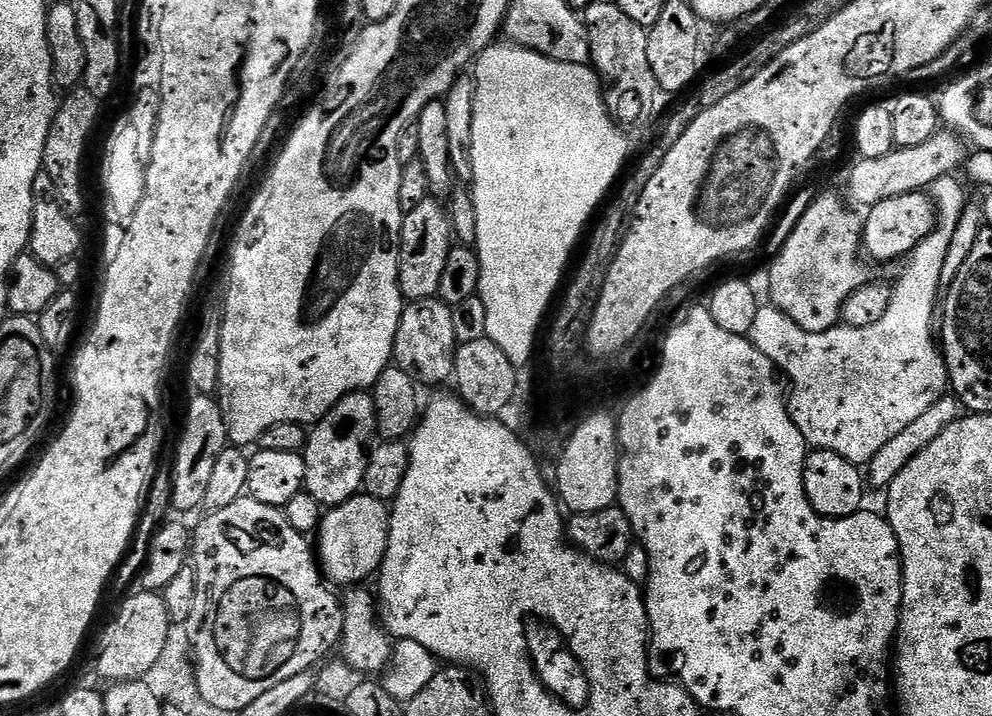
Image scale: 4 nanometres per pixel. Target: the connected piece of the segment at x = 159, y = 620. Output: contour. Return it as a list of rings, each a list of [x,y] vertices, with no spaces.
[[[137,590],[120,608],[120,613],[108,624],[100,636],[100,653],[96,656],[96,668],[107,682],[125,684],[128,680],[144,680],[155,669],[168,648],[168,631],[173,631],[166,602],[158,592]]]

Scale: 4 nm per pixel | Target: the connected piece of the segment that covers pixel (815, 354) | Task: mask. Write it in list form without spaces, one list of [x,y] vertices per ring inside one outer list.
[[[955,175],[938,178],[938,182],[926,189],[936,206],[936,227],[907,257],[908,265],[904,273],[891,285],[892,297],[888,310],[882,318],[865,328],[849,328],[837,326],[826,332],[802,330],[798,322],[794,322],[786,314],[771,306],[757,307],[754,314],[754,326],[748,331],[747,339],[752,340],[752,348],[760,352],[773,365],[776,364],[788,375],[792,383],[792,393],[786,396],[788,413],[798,426],[802,438],[809,449],[822,452],[833,452],[857,466],[867,466],[890,442],[890,438],[898,438],[910,422],[922,418],[934,402],[949,391],[948,368],[944,365],[937,337],[934,335],[932,319],[938,316],[938,293],[942,266],[946,262],[946,253],[950,250],[950,242],[954,238],[954,230],[962,218],[964,209],[970,203],[970,197],[964,193],[962,185],[956,181]]]

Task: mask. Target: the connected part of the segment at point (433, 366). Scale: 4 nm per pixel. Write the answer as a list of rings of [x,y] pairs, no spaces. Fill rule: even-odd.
[[[439,298],[413,300],[405,303],[404,313],[398,322],[394,342],[394,364],[401,368],[417,385],[444,384],[453,379],[456,370],[456,339],[452,305]]]

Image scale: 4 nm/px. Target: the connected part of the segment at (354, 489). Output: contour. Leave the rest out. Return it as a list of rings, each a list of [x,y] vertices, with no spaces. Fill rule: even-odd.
[[[361,390],[358,392],[351,392],[349,396],[343,396],[342,399],[337,402],[331,408],[330,411],[324,415],[321,420],[317,420],[314,427],[309,431],[308,443],[304,445],[303,457],[306,462],[306,478],[304,479],[304,487],[312,497],[314,497],[321,506],[335,506],[338,504],[344,504],[350,497],[357,495],[364,487],[364,475],[366,474],[366,466],[368,465],[368,453],[373,447],[374,439],[372,440],[372,435],[375,437],[377,435],[378,429],[376,426],[376,401],[367,391]]]

